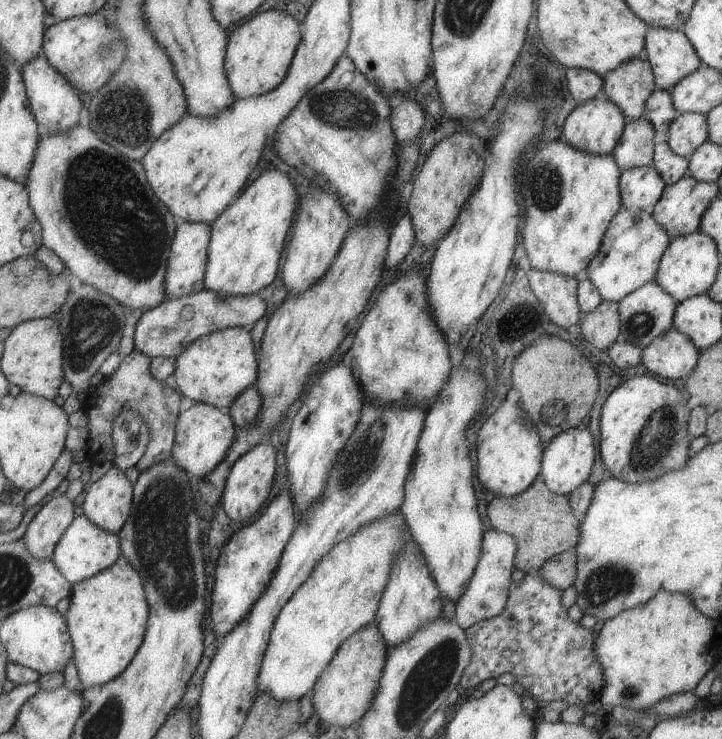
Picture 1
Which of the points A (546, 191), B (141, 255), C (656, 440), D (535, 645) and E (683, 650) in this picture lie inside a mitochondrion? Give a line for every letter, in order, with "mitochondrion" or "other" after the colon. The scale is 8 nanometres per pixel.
A: mitochondrion
B: mitochondrion
C: mitochondrion
D: other
E: other

